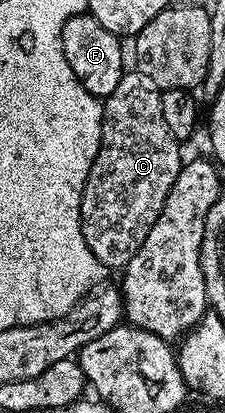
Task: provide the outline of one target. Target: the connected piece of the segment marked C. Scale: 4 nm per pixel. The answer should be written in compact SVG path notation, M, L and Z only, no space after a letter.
M126 71L119 79L119 87L115 87L115 91L111 91L111 95L103 101L99 151L83 187L81 230L95 259L99 259L99 263L103 263L109 271L124 270L131 255L139 251L143 239L147 239L147 231L151 231L155 219L159 219L159 211L163 211L163 203L167 203L167 191L171 191L171 183L175 183L175 175L179 175L183 164L182 146L173 138L171 131L167 131L167 123L163 120L162 92L148 75Z

